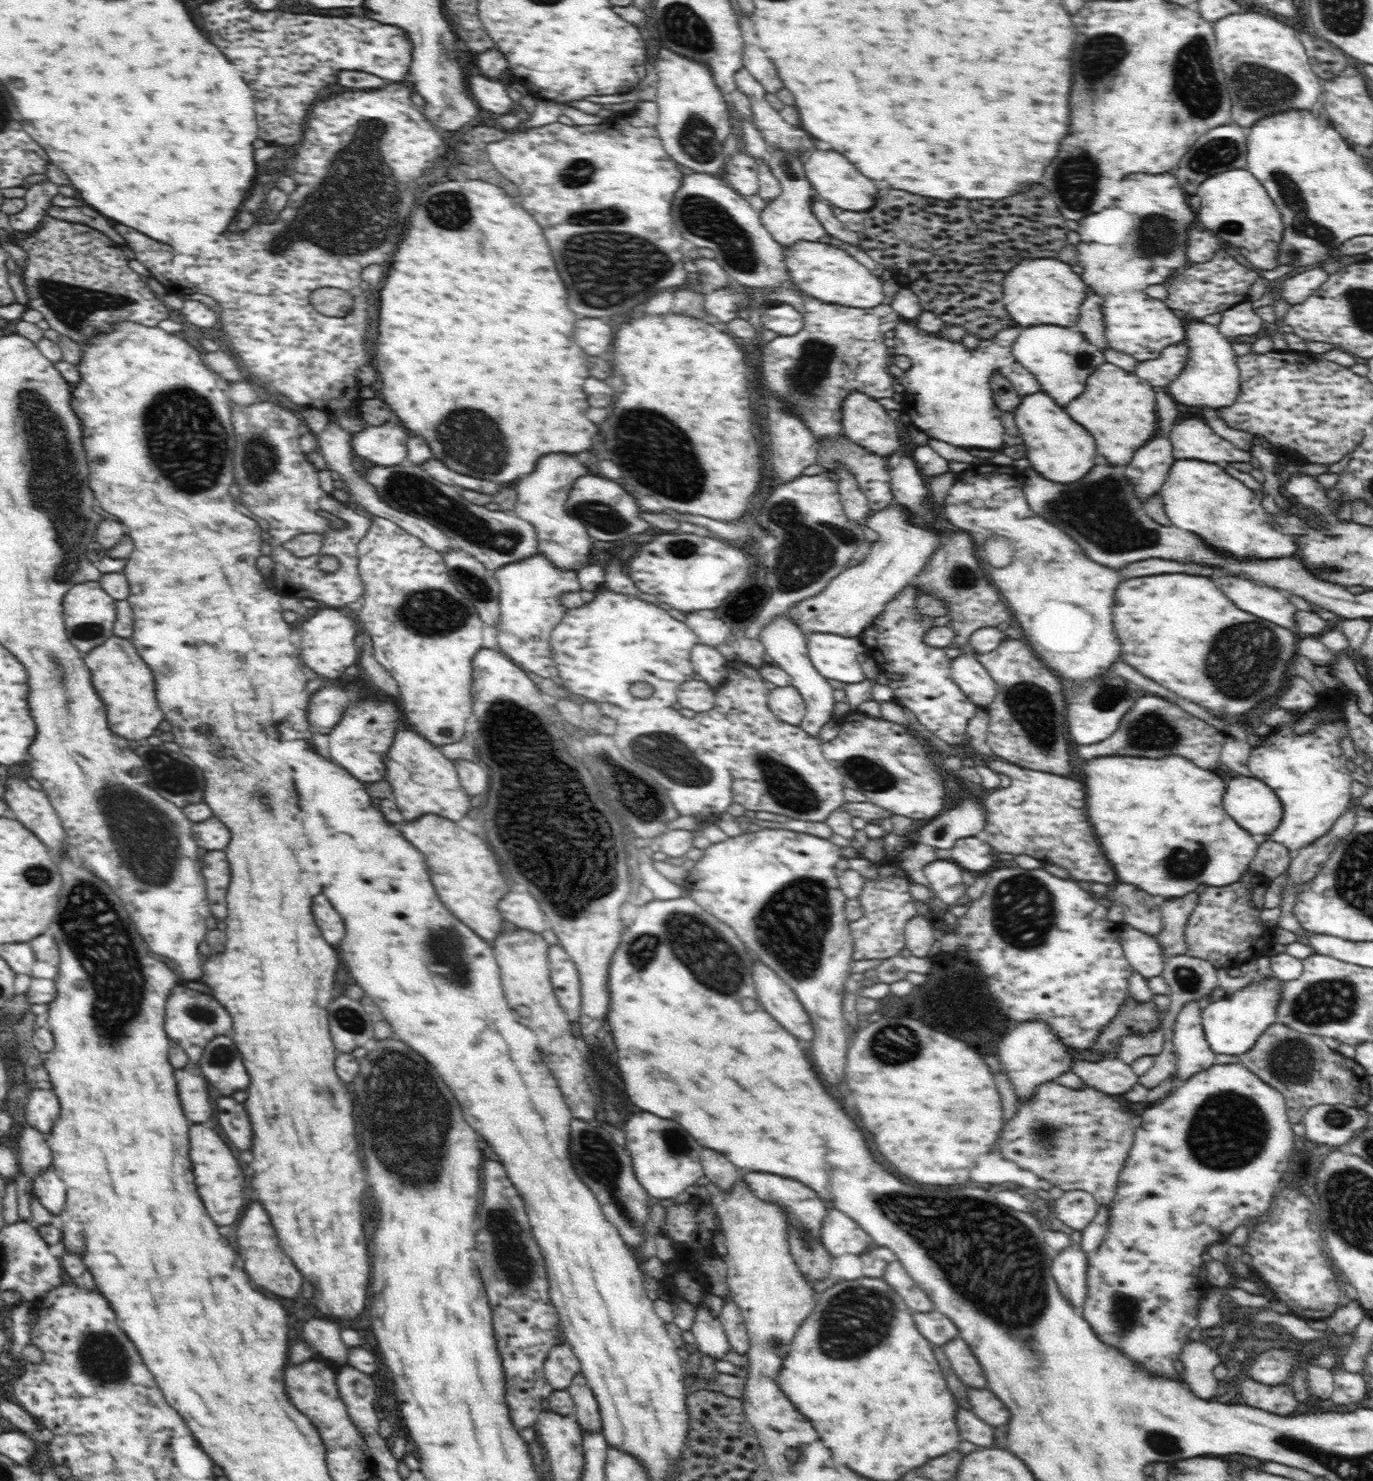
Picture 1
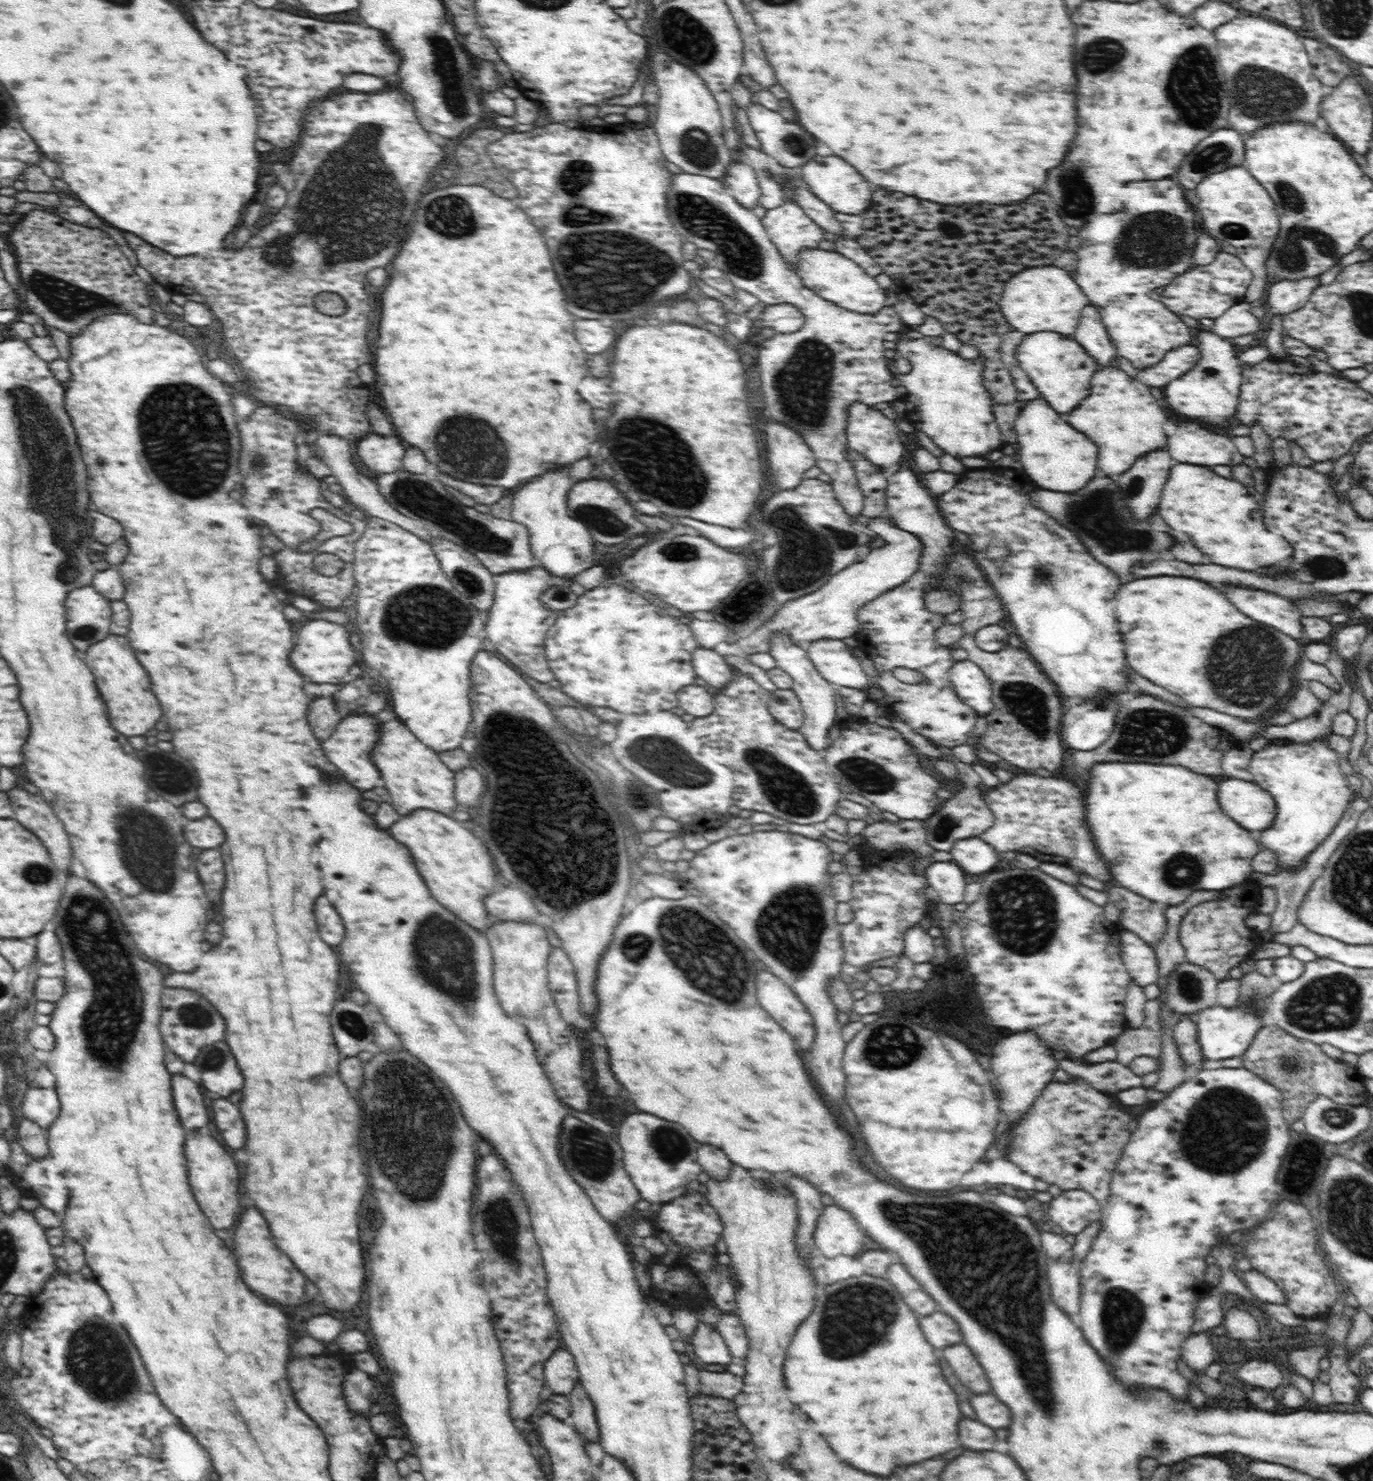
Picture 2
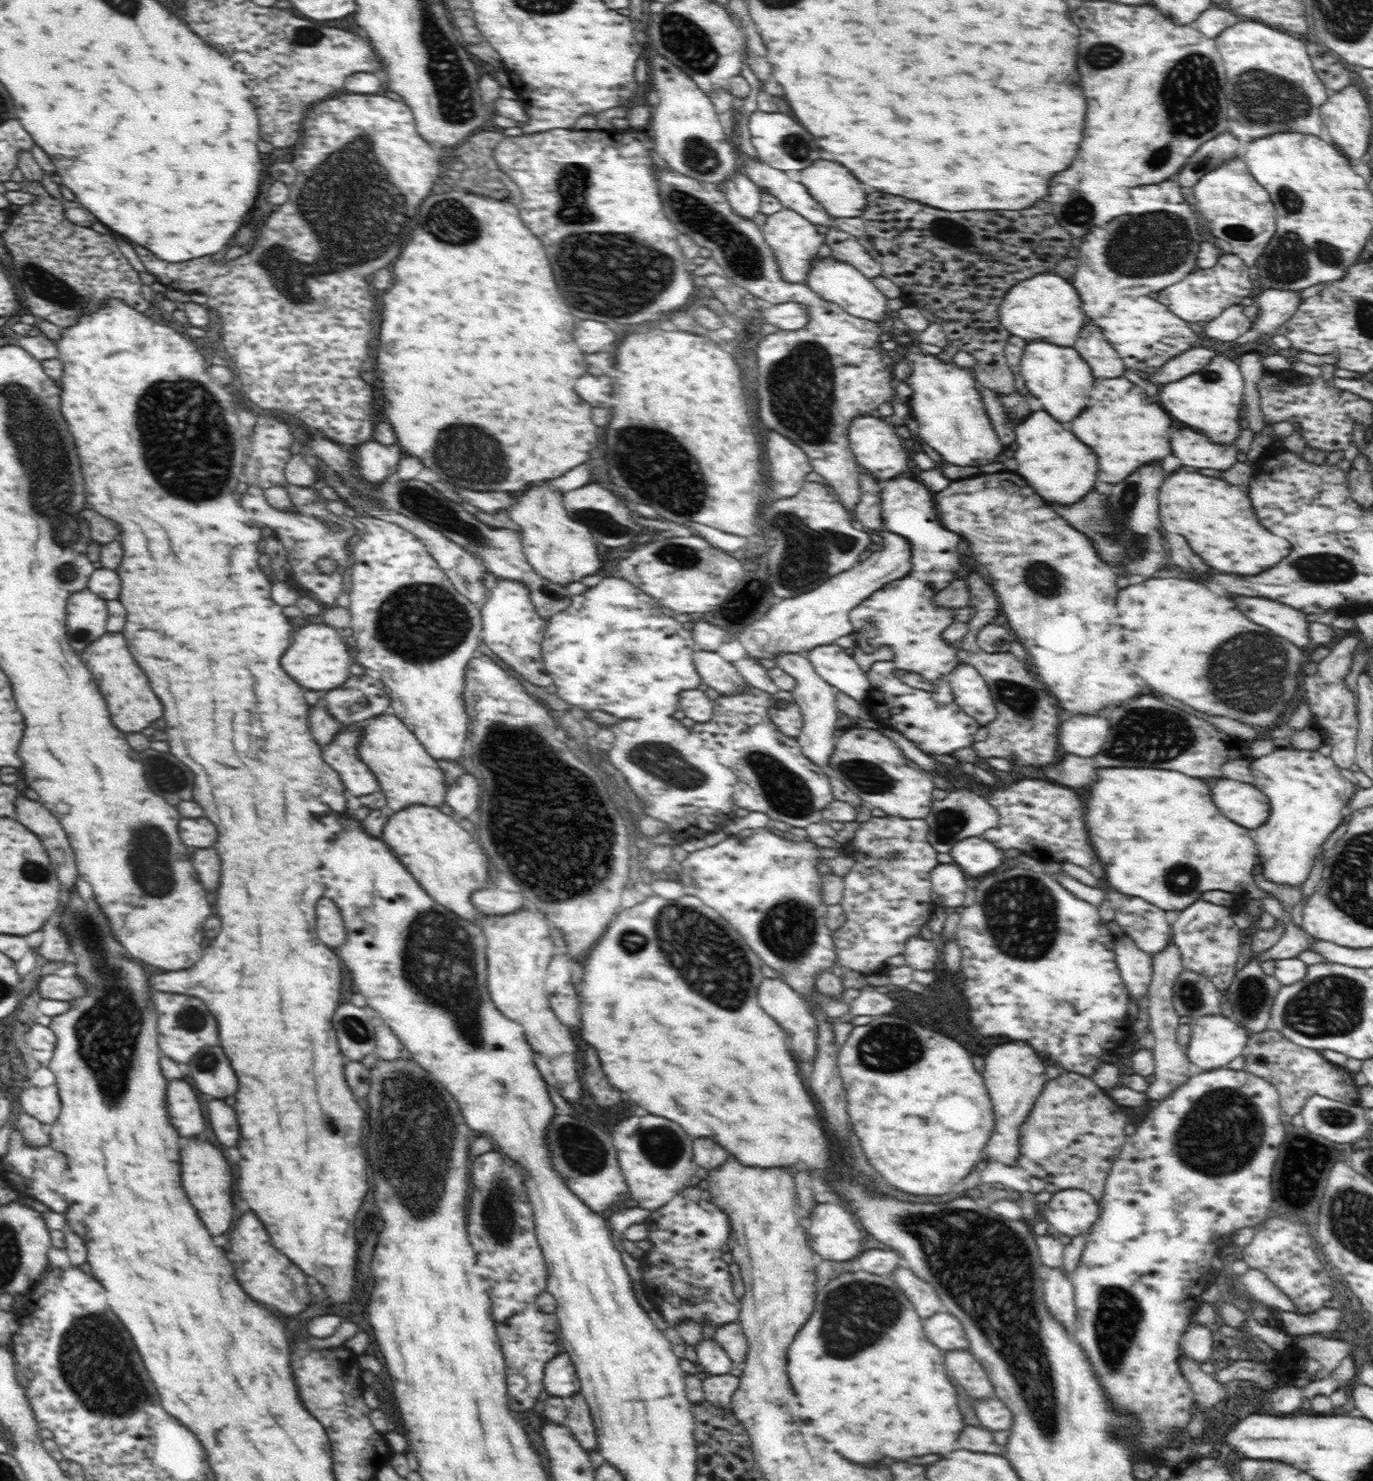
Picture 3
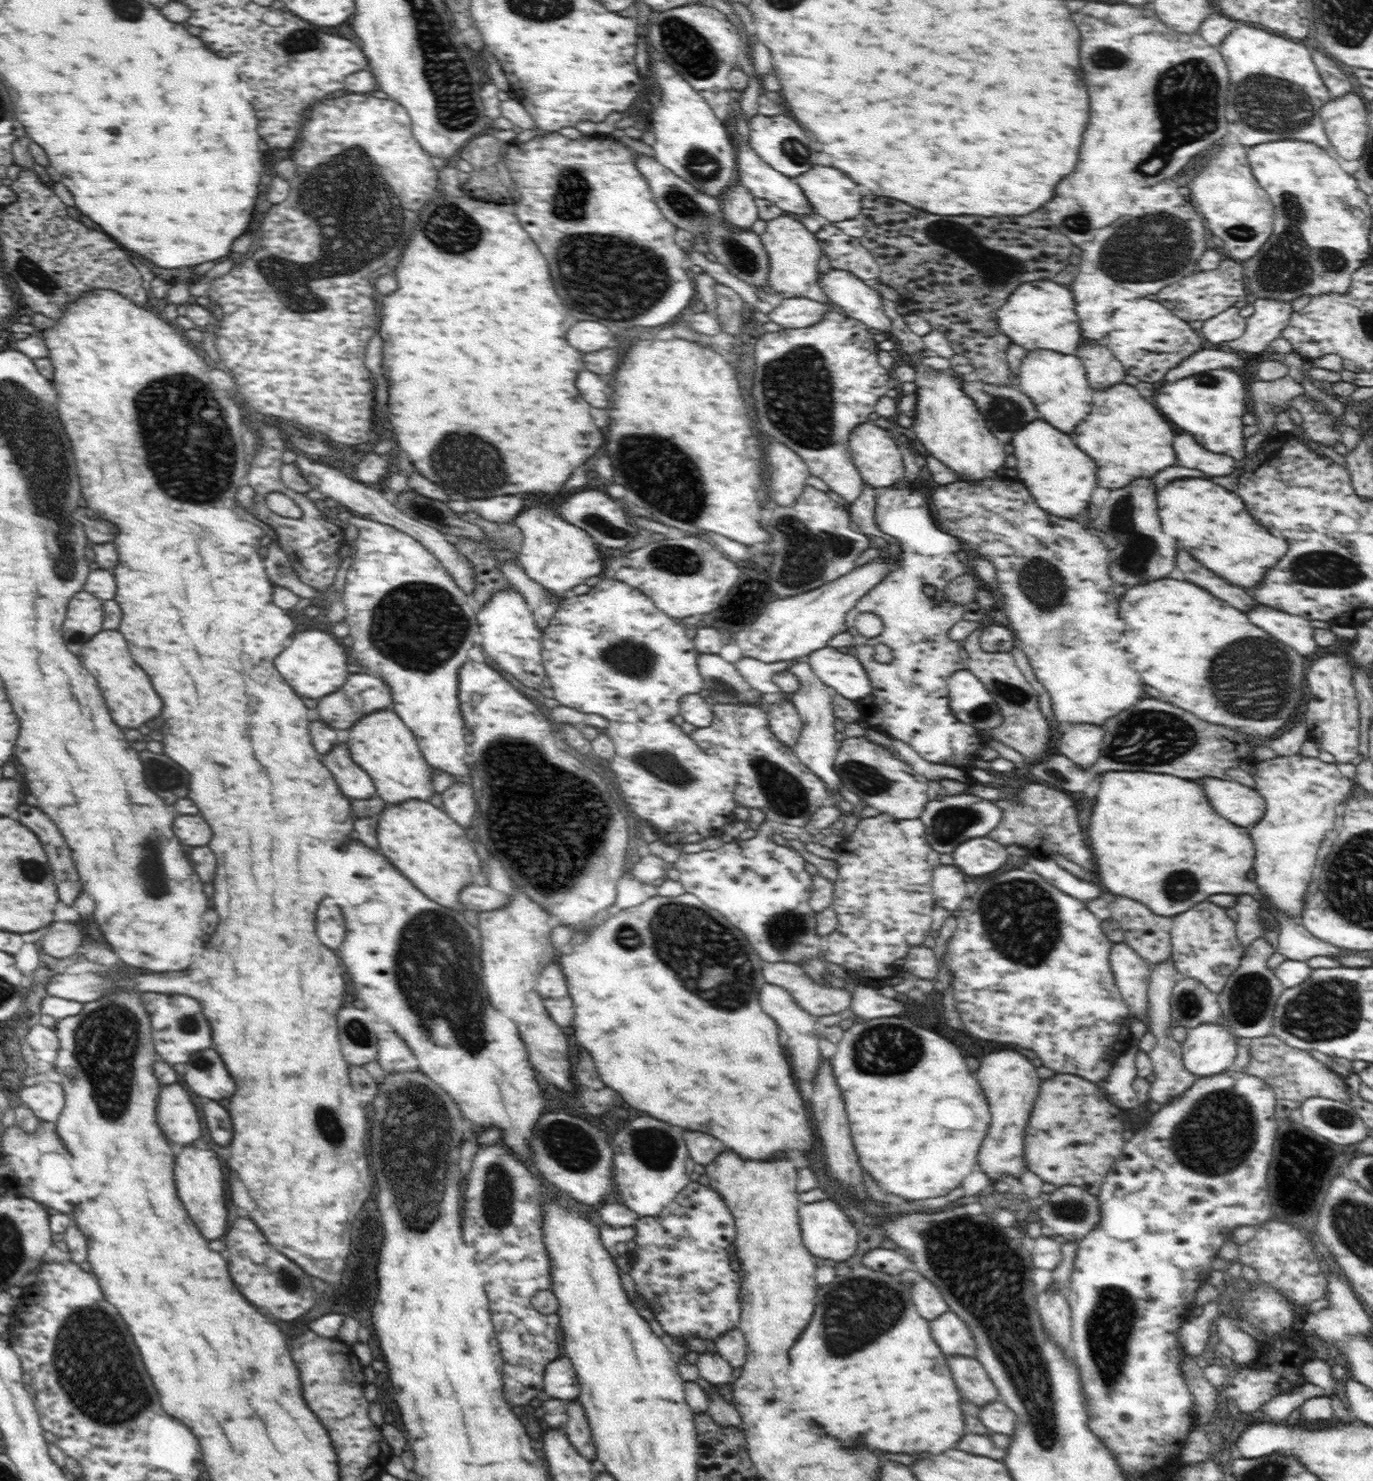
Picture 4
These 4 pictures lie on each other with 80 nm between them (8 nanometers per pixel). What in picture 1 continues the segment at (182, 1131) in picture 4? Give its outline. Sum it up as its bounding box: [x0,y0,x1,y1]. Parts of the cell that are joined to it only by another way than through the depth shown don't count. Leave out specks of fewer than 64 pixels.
[175,1068,212,1125]

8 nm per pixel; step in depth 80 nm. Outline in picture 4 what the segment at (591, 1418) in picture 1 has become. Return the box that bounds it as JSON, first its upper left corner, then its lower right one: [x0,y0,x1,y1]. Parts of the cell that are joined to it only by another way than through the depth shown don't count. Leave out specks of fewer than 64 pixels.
[560,1399,596,1462]

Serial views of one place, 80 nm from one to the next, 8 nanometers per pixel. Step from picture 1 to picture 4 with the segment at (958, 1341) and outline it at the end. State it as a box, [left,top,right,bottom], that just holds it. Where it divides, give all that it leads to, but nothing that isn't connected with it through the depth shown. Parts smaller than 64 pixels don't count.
[946,1355,998,1406]

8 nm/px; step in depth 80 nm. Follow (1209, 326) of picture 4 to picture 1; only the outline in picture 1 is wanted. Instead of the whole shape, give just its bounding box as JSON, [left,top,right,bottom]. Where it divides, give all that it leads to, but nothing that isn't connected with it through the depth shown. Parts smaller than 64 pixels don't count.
[1217,300,1262,340]

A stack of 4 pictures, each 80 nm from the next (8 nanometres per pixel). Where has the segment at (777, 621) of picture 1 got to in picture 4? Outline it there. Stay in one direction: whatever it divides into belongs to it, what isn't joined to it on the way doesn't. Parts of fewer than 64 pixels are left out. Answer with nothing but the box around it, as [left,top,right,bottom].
[787,659,841,793]

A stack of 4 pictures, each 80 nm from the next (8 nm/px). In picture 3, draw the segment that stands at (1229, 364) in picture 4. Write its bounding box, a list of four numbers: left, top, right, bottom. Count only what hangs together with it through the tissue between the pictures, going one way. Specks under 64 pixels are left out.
[1148,343,1218,384]

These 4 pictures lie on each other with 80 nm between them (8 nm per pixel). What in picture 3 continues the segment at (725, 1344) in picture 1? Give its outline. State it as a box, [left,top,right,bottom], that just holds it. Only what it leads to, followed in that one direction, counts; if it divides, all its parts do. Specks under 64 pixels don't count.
[695,1338,734,1376]

